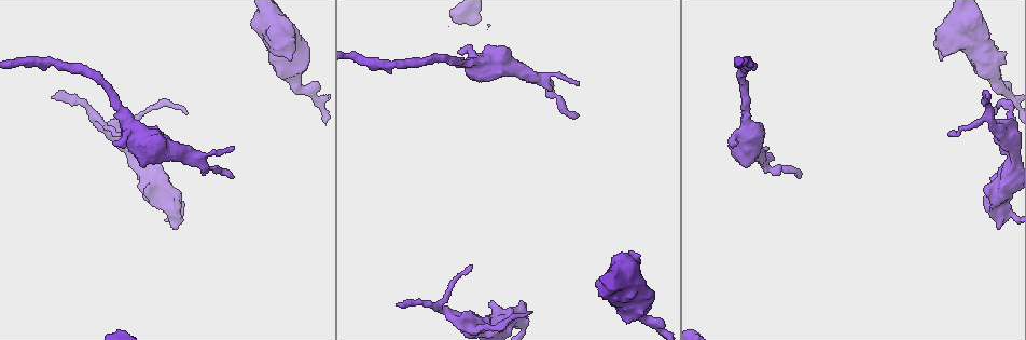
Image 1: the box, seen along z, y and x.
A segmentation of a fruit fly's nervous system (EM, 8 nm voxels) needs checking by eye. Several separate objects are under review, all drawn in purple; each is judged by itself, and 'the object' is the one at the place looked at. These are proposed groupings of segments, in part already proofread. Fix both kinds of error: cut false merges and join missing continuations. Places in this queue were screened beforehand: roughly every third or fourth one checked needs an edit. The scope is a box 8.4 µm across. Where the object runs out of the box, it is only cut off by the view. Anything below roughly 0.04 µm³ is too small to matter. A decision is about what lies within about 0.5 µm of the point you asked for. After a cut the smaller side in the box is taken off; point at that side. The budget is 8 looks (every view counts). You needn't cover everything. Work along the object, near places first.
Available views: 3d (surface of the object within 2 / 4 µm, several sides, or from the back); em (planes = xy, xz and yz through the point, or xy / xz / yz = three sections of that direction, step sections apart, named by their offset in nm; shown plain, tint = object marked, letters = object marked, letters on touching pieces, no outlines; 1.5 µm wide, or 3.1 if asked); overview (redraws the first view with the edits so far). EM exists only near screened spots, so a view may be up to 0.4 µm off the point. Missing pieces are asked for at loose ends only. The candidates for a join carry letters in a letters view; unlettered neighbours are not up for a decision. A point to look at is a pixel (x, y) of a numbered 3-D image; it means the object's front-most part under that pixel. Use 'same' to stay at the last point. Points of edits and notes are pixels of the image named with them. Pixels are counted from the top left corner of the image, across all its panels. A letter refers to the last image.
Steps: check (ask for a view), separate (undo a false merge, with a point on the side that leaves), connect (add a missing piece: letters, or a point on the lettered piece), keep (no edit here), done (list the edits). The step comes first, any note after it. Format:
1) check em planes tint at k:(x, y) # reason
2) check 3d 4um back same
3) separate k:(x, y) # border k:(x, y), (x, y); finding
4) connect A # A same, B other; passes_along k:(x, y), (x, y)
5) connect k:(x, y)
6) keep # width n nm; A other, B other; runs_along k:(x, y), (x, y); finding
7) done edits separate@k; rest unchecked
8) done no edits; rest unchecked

check 3d 4um at 1:(941, 59) # an open end

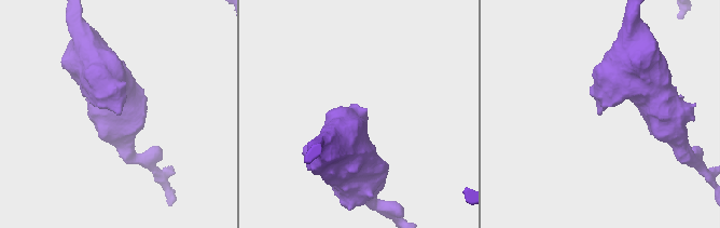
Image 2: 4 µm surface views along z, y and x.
check em xz step 4 letters at 2:(117, 115)

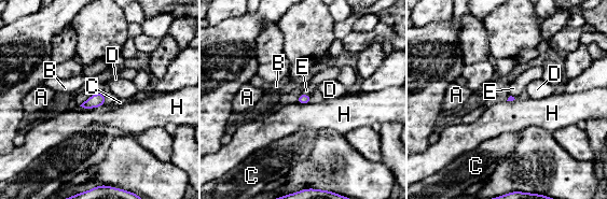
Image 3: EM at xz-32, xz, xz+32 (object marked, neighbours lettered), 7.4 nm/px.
connect E # A other, B other, C other, D other, E same, H other; passes_along 3:(303, 99), (307, 95), (331, 72); it goes on there

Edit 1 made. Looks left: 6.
check em xy step 8 letters at 1:(185, 112) # free end

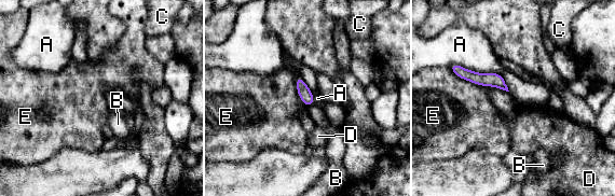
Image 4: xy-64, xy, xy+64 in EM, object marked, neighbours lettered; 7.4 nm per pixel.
keep # width 70 nm; A other, B other, C other, D other, E other; runs_along 4:(456, 71), (496, 80), (503, 86); no lettered piece goes on from it

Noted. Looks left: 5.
check em planes letters at 1:(53, 98) # an open end

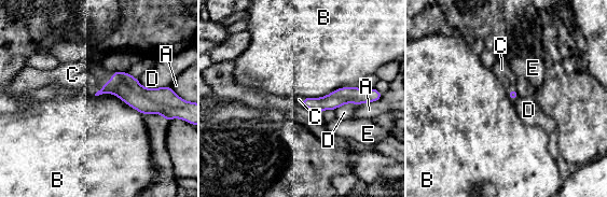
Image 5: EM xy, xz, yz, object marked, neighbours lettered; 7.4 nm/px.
connect C # longest_contact B 400 nm; A other, B other, C same, D other, E other; passes_along 5:(123, 85), (105, 83), (72, 74); the neuron continues

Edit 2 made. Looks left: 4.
done edits connect@3, connect@5; rest unchecked

